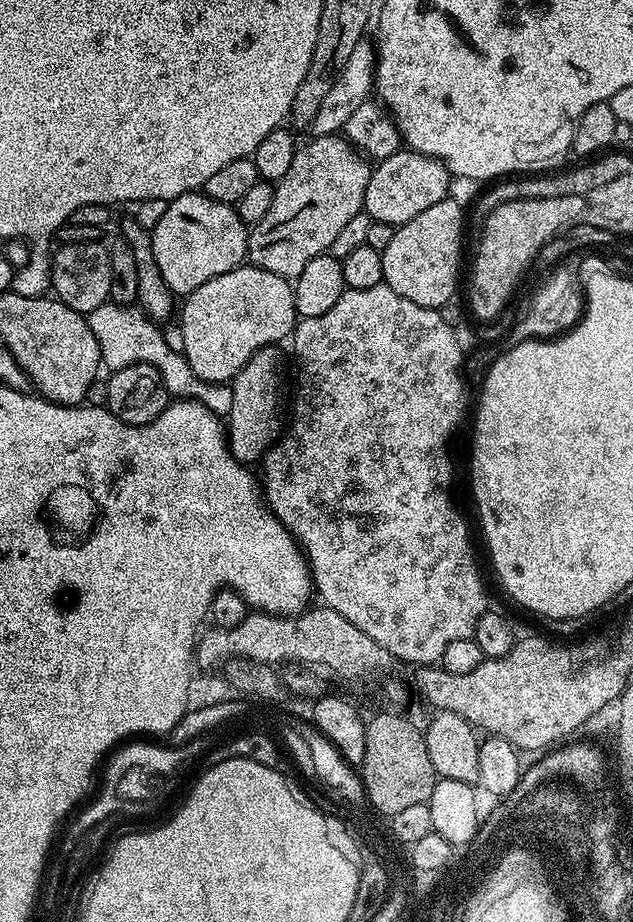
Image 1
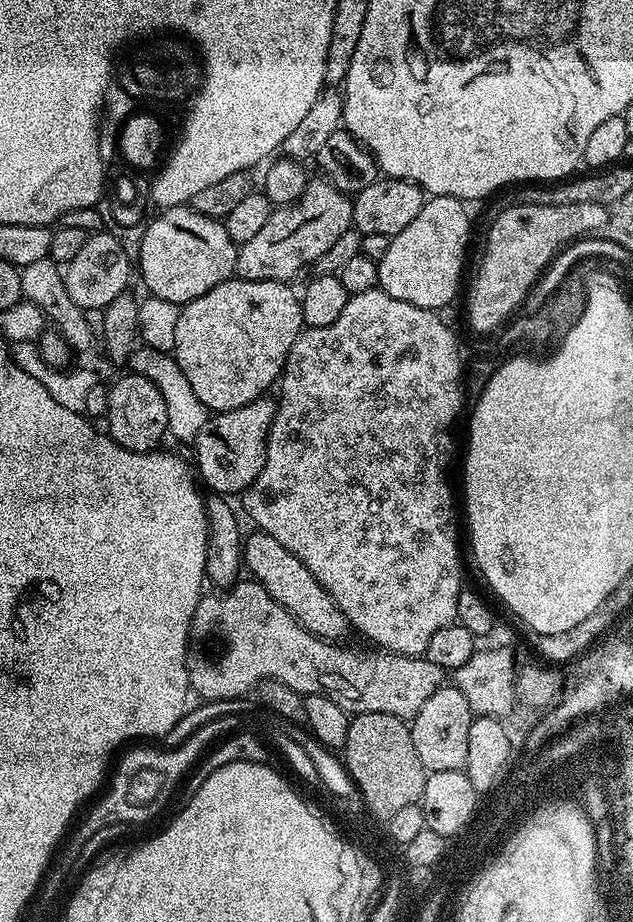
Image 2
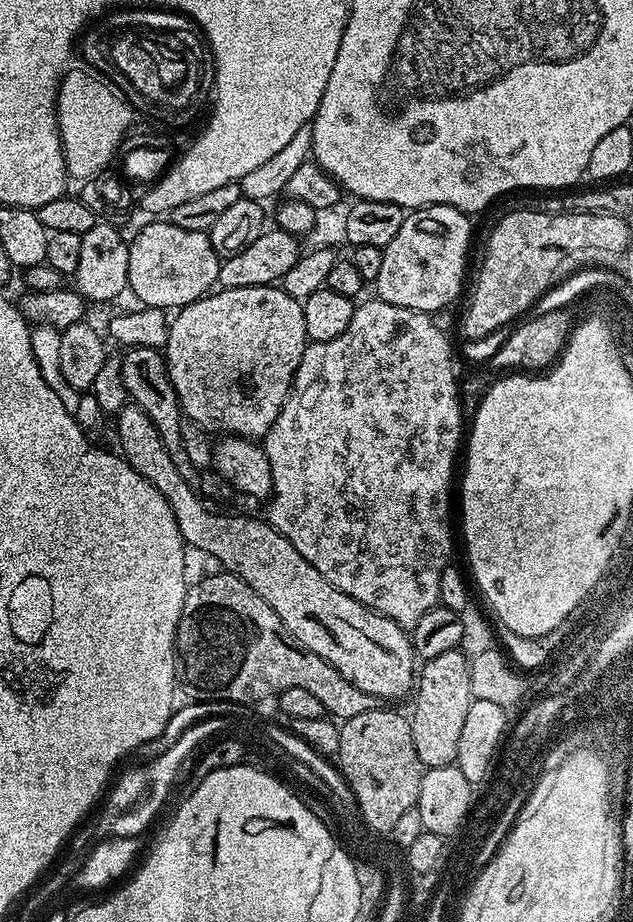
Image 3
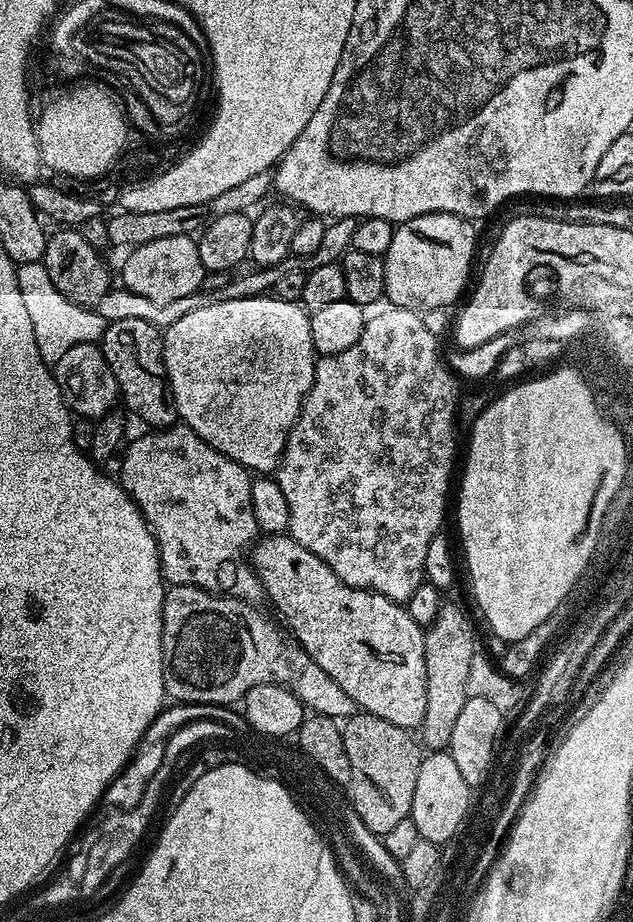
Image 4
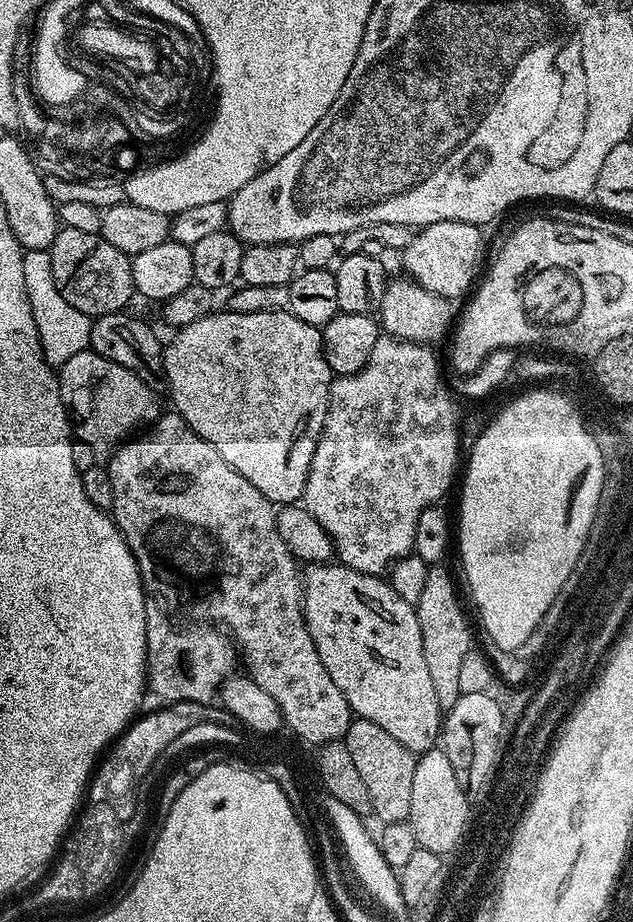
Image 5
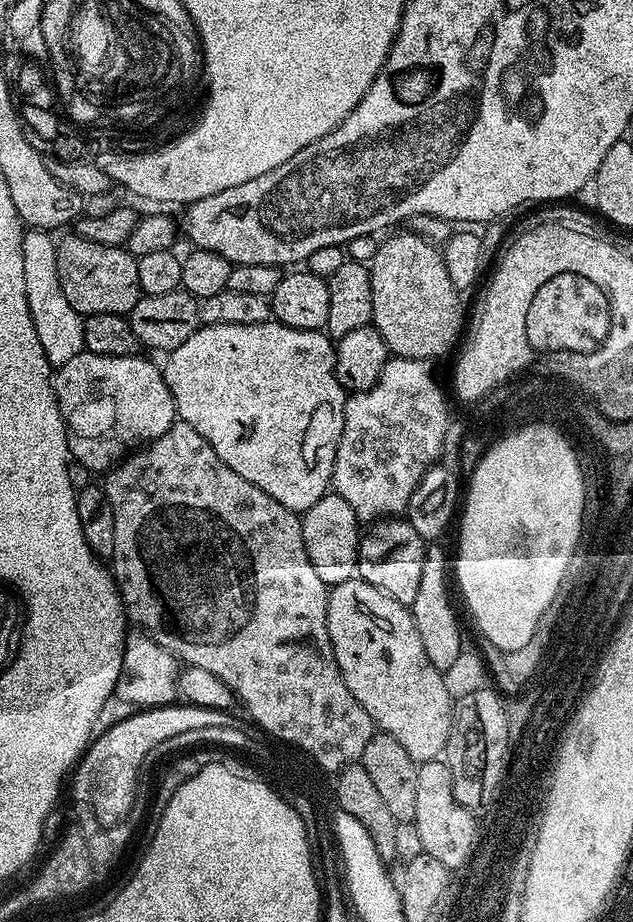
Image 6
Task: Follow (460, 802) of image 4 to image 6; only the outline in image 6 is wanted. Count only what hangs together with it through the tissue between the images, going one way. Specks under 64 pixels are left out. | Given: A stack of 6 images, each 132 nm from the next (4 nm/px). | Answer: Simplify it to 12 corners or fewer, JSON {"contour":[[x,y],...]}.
{"contour":[[443,759],[418,767],[414,822],[424,852],[460,870],[477,817],[454,798]]}

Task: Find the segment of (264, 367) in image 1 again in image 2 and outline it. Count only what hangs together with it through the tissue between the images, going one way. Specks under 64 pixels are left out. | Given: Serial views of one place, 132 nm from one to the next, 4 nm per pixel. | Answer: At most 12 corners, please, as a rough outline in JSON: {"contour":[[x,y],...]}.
{"contour":[[277,401],[209,415],[194,468],[213,493],[262,474]]}

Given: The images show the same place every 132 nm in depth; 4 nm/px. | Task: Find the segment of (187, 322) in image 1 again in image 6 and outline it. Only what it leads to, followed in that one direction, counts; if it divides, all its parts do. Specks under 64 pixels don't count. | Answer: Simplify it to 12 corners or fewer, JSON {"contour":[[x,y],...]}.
{"contour":[[206,324],[162,364],[177,417],[302,514],[346,393],[323,331]]}

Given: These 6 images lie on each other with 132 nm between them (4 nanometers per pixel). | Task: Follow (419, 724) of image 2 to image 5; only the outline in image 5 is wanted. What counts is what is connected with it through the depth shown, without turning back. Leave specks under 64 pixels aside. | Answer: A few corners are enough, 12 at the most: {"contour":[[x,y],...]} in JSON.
{"contour":[[444,566],[414,607],[441,709],[461,696],[472,632]]}

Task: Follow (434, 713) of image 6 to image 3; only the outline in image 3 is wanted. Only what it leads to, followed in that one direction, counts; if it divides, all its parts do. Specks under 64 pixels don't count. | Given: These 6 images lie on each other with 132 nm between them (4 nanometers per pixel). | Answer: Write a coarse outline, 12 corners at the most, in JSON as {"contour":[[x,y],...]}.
{"contour":[[129,402],[119,451],[301,648],[384,702],[413,691],[401,624],[326,578],[267,519],[215,516]]}

